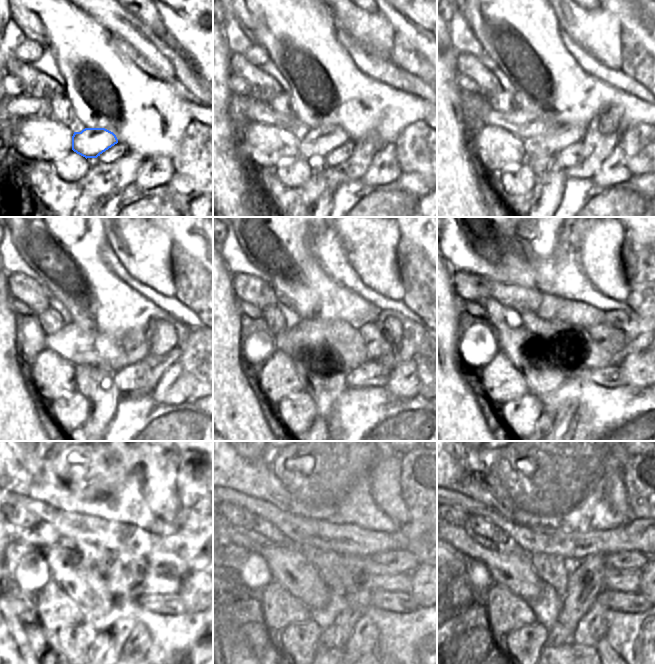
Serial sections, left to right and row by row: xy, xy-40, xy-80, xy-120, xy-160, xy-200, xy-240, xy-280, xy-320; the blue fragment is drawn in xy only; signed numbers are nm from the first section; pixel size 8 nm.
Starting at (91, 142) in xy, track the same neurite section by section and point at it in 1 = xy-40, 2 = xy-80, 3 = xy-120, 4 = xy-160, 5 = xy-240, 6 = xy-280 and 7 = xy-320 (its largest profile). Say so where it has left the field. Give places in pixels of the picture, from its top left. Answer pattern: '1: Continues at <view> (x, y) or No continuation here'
1: Continues at xy-40 (320, 141)
2: Continues at xy-80 (556, 139)
3: Continues at xy-120 (142, 350)
4: Continues at xy-160 (376, 345)
5: Continues at xy-240 (167, 561)
6: Continues at xy-280 (402, 561)
7: Continues at xy-320 (628, 560)

